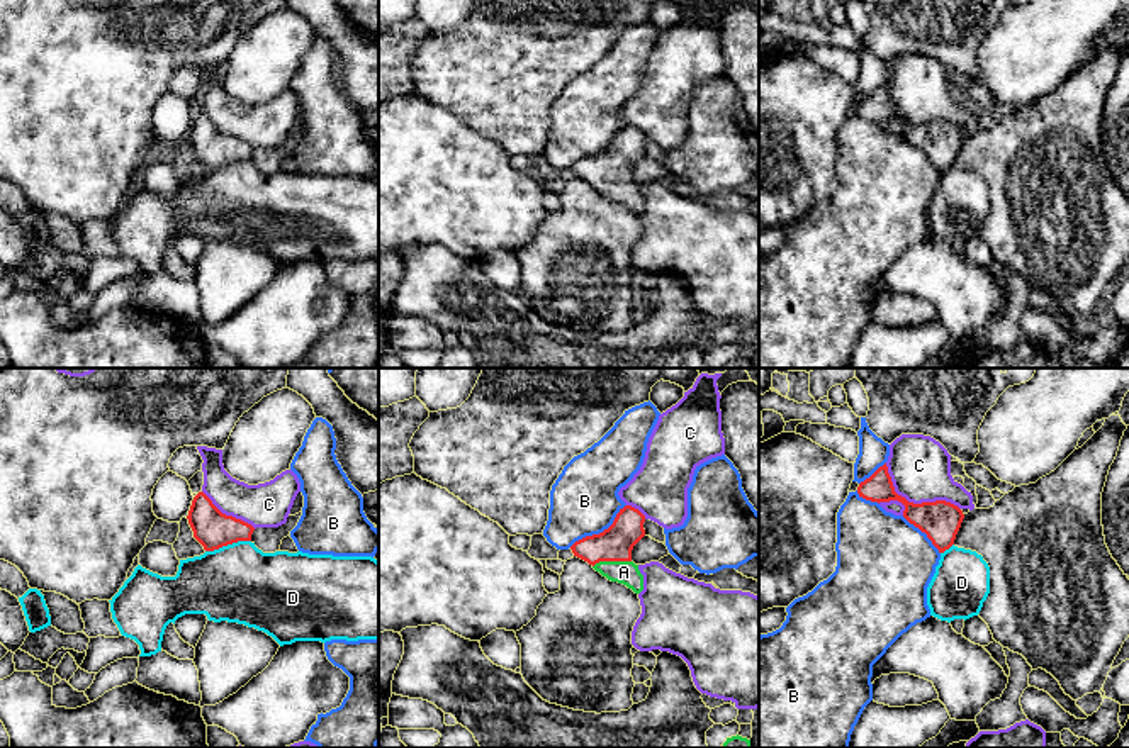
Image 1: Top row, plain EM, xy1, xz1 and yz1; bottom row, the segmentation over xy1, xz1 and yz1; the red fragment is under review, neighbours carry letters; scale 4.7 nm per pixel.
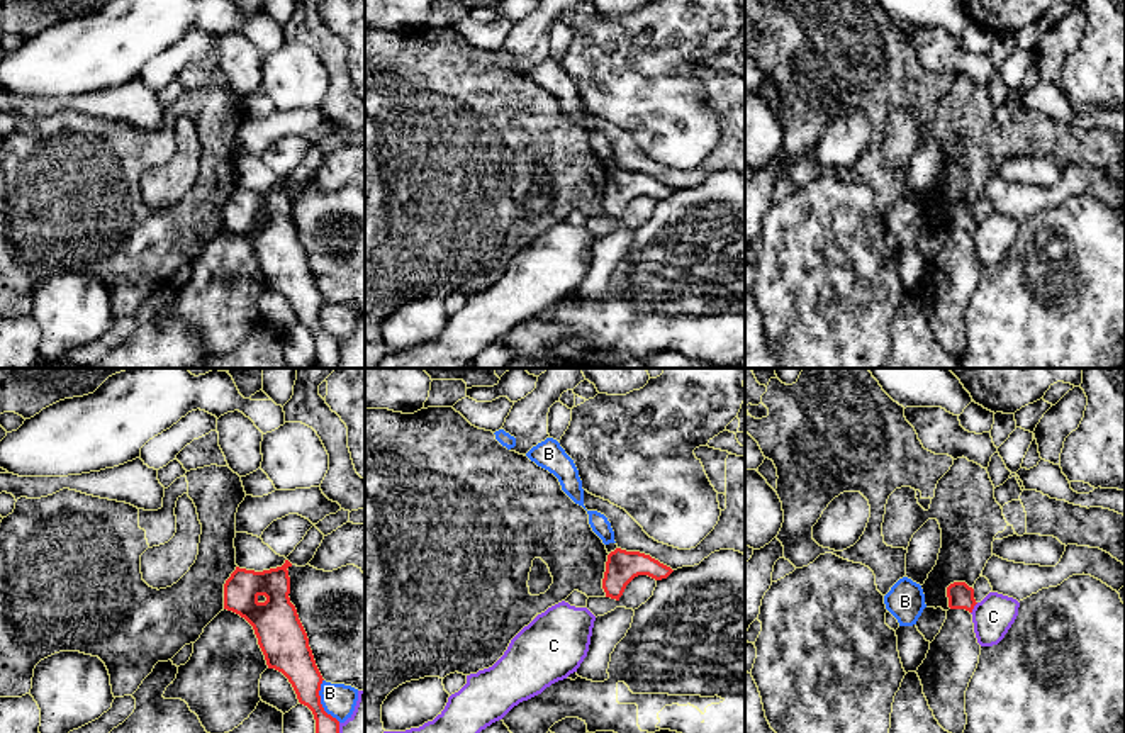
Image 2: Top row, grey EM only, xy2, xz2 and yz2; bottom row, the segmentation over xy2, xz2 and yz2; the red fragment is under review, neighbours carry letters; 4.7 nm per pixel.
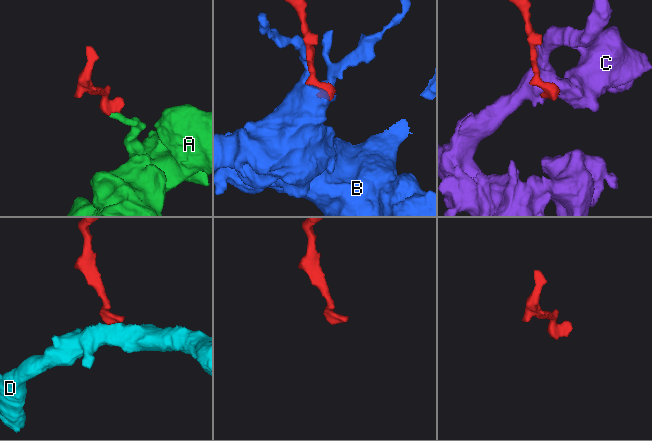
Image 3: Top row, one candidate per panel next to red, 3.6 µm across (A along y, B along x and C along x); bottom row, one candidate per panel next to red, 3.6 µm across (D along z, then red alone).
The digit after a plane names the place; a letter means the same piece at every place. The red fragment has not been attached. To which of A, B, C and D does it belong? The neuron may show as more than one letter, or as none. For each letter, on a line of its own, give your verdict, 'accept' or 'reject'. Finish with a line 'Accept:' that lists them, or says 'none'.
A: accept
B: reject
C: reject
D: reject
Accept: A

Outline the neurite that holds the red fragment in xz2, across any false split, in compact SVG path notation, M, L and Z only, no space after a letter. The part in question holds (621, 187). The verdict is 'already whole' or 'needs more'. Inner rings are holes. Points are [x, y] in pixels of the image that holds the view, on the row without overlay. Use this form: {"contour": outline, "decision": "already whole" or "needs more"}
{"contour": "M616 168L607 175L602 209L606 217L619 221L626 205L638 195L667 199L674 190L650 175Z", "decision": "already whole"}

